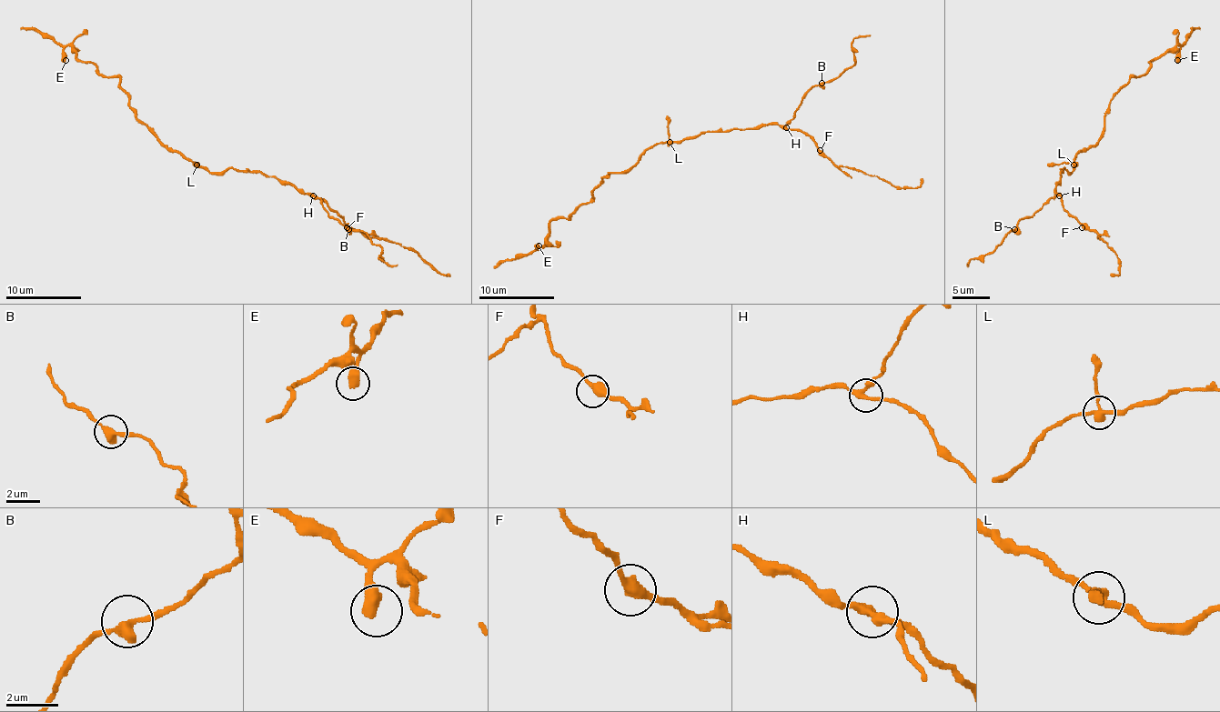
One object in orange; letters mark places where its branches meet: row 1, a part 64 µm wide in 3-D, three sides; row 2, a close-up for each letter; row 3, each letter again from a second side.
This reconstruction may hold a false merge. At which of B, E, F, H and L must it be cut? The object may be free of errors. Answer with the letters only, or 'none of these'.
L

